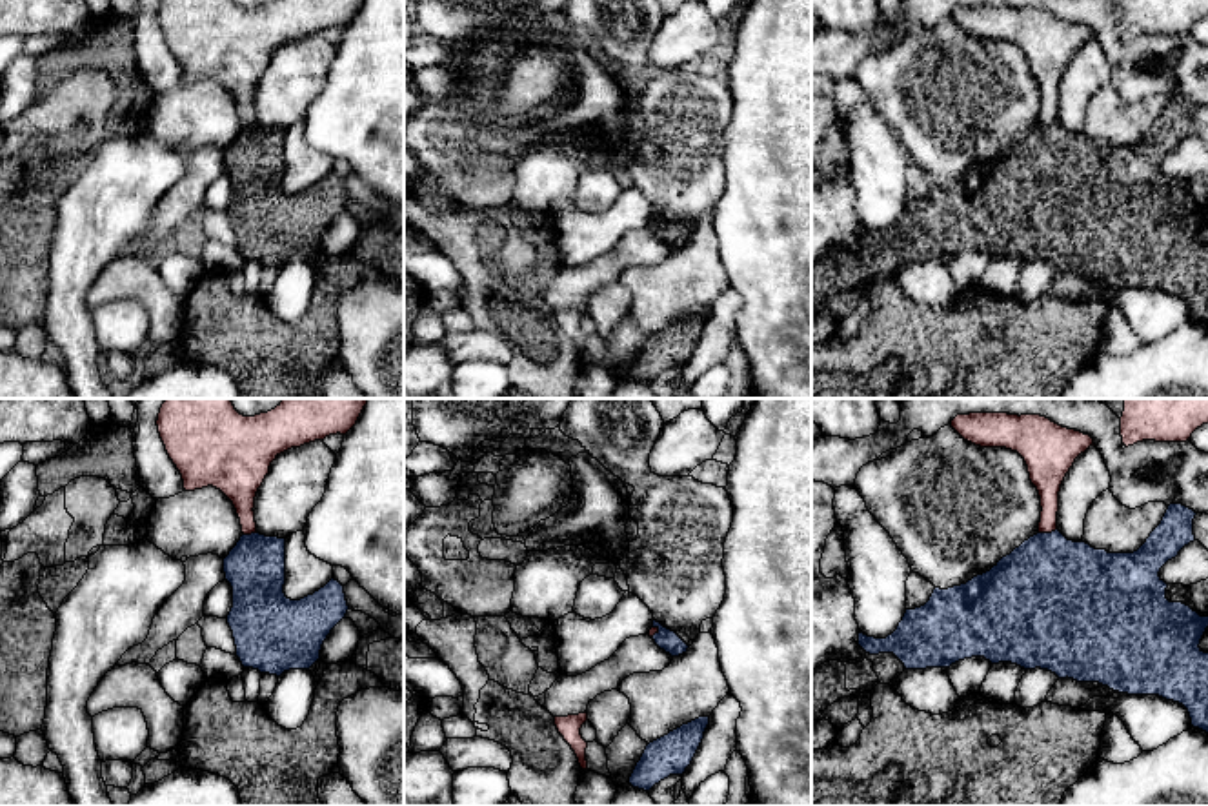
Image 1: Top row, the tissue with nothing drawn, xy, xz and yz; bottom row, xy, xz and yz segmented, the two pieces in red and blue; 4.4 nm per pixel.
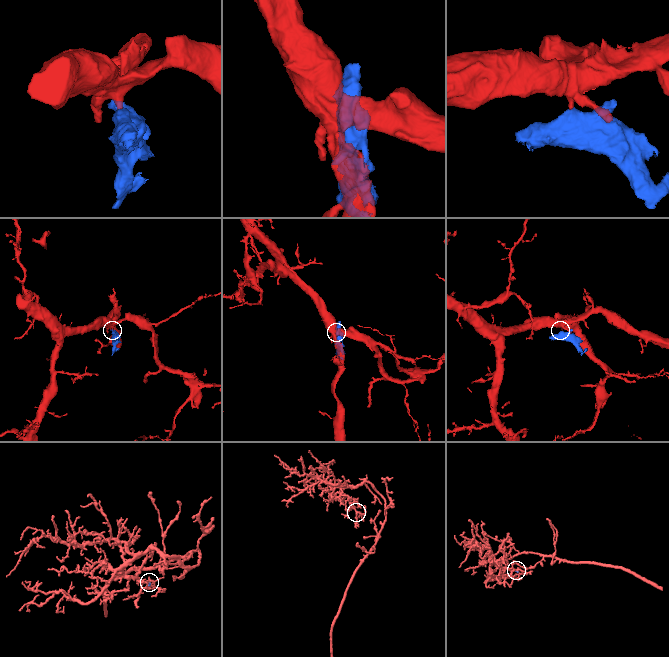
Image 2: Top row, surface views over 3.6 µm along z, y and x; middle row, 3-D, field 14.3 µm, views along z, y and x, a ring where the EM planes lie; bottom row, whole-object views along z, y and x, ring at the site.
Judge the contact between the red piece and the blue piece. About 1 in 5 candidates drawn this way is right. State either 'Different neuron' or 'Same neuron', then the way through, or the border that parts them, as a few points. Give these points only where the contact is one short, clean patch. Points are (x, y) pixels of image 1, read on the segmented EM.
Different neuron. Boundary: yz (1056, 528), (1039, 533)

